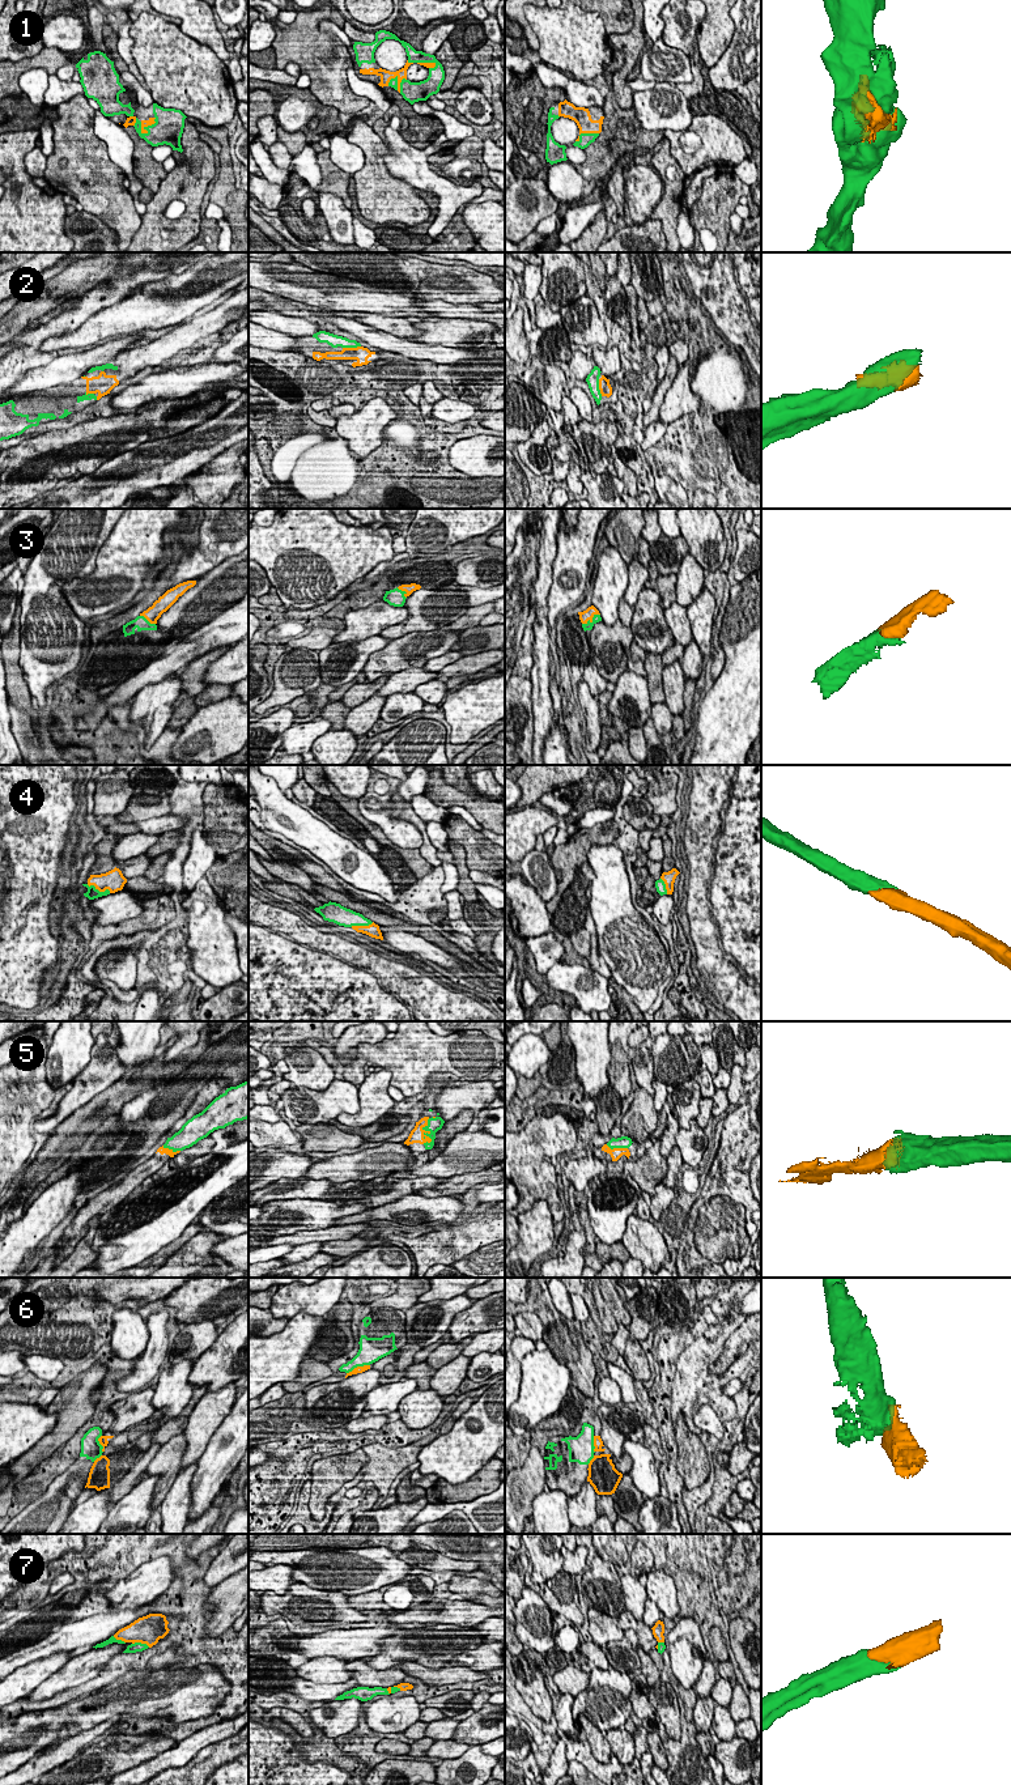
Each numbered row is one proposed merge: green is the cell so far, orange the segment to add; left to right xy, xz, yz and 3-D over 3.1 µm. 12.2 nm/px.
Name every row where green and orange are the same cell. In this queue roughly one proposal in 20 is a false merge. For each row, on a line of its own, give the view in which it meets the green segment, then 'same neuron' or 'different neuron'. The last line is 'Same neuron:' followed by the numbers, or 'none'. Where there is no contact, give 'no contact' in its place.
1: meets green in xy; same neuron
2: meets green in xz; same neuron
3: meets green in yz; same neuron
4: meets green in xy; same neuron
5: meets green in xz; same neuron
6: meets green in xz; different neuron
7: meets green in xy; same neuron
Same neuron: 1, 2, 3, 4, 5, 7

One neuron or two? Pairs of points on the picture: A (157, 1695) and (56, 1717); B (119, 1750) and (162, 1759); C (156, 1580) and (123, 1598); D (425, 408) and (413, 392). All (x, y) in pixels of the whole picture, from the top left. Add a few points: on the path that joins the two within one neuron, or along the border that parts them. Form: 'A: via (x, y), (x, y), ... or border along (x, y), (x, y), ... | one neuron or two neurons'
A: via (132, 1699), (107, 1701), (94, 1711), (81, 1715) | one neuron
B: border along (178, 1743), (126, 1771) | two neurons
C: via (148, 1582), (131, 1593) | one neuron
D: border along (423, 385), (423, 395), (417, 406) | two neurons

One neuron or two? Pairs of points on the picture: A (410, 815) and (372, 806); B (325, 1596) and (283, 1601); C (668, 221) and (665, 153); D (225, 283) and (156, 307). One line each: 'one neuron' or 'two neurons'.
A: two neurons
B: one neuron
C: one neuron
D: one neuron

